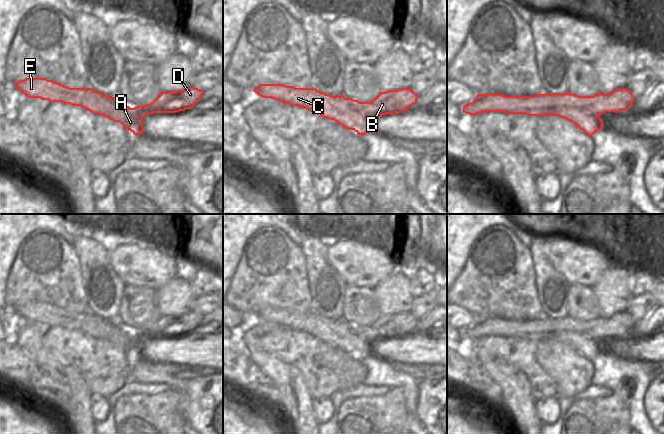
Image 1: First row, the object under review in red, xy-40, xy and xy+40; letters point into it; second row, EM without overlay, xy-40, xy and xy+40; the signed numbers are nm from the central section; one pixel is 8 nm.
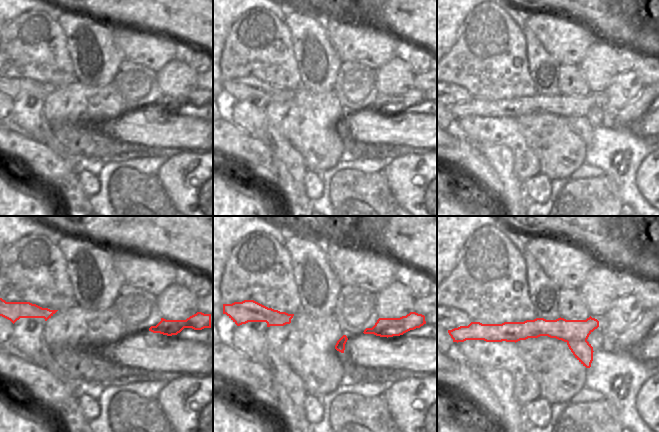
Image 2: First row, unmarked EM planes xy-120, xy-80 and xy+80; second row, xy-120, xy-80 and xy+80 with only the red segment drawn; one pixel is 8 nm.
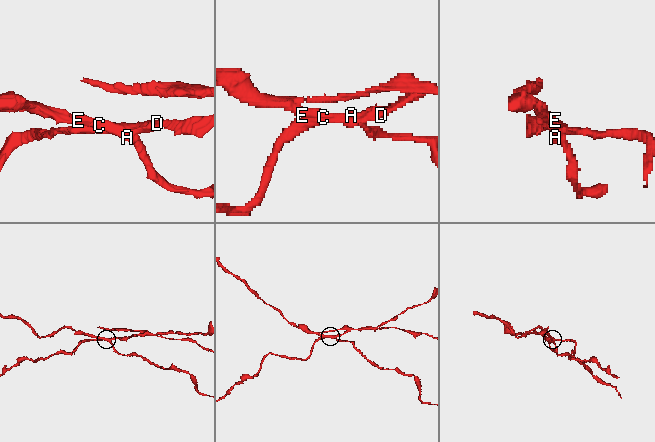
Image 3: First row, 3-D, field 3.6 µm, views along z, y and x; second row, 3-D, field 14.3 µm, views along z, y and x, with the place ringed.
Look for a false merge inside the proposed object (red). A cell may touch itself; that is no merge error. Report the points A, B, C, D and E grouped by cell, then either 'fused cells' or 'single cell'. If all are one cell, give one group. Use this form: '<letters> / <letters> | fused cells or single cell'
A C E / B D | fused cells

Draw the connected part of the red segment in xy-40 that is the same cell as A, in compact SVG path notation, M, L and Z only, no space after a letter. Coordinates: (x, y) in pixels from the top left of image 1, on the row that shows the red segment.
M26 78L15 85L28 98L80 106L94 114L120 122L125 130L130 130L136 136L144 133L144 117L120 98L107 96L92 88L70 88L46 78Z

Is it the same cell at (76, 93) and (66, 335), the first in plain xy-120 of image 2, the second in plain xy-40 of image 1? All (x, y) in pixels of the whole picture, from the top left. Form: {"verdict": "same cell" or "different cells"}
{"verdict": "same cell"}

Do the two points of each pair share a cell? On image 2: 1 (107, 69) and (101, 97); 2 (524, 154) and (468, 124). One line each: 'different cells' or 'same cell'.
1: different cells
2: same cell

